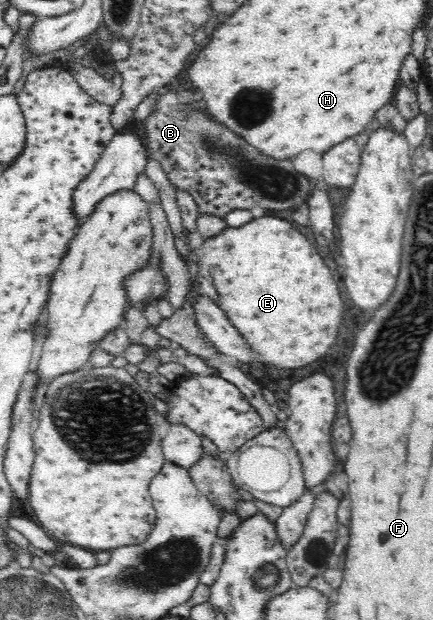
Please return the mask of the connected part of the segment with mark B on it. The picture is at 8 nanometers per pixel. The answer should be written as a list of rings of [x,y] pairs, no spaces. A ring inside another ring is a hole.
[[[165,89],[158,94],[152,105],[150,116],[137,124],[148,158],[158,160],[166,172],[175,191],[185,191],[194,199],[199,215],[214,215],[224,218],[228,213],[238,210],[256,209],[262,207],[269,215],[270,211],[284,211],[290,207],[302,205],[310,193],[310,181],[300,175],[290,161],[274,159],[260,153],[256,147],[250,147],[246,139],[222,127],[210,113],[194,109],[188,105],[191,94],[189,91]]]

